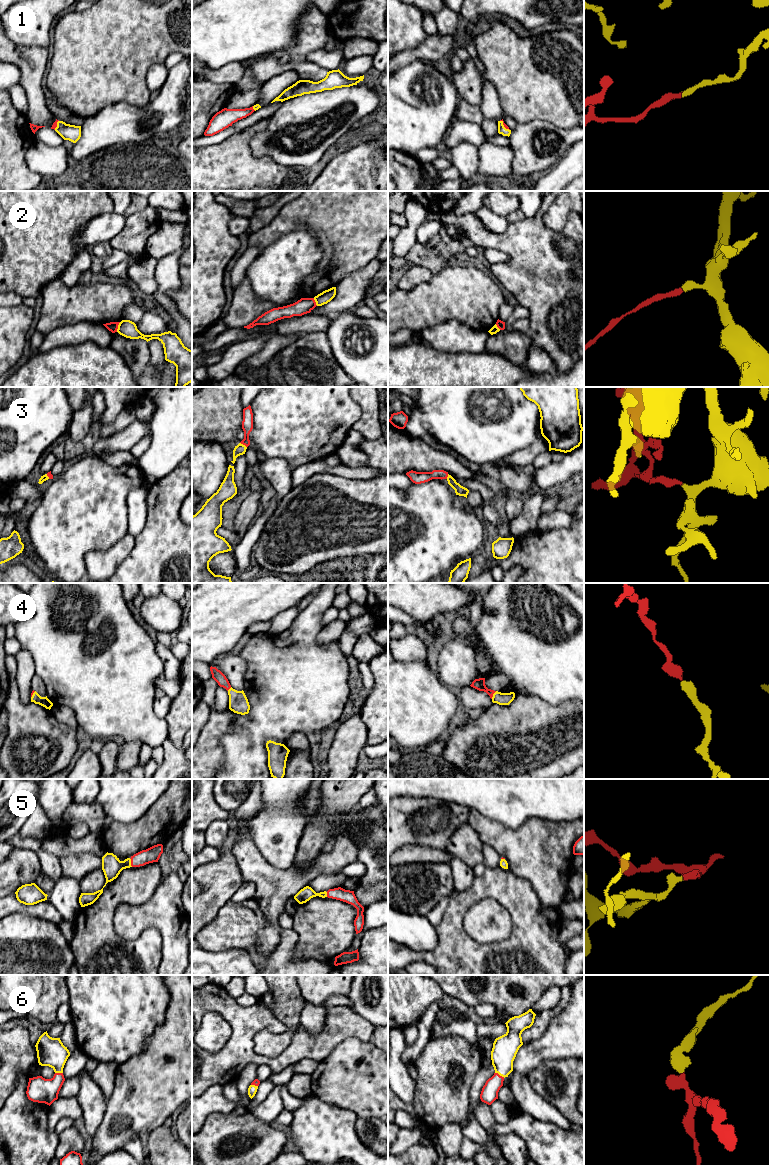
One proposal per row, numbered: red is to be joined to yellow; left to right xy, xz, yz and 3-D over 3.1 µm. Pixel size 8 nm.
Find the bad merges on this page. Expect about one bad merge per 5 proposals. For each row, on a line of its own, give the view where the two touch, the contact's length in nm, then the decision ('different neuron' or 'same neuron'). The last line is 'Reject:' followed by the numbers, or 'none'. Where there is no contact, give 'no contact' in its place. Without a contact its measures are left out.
1: contact in yz; length 120 nm; same neuron
2: contact in xy; length 90 nm; different neuron
3: contact in xz; length 70 nm; same neuron
4: contact in yz; length 80 nm; same neuron
5: contact in xy; length 80 nm; same neuron
6: contact in yz; length 90 nm; same neuron
Reject: 2

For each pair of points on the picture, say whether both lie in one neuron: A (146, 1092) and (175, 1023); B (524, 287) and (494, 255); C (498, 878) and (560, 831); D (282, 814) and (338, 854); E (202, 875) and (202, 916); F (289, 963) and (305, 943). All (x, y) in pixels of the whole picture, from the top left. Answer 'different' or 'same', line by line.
A: same
B: different
C: different
D: different
E: same
F: different

